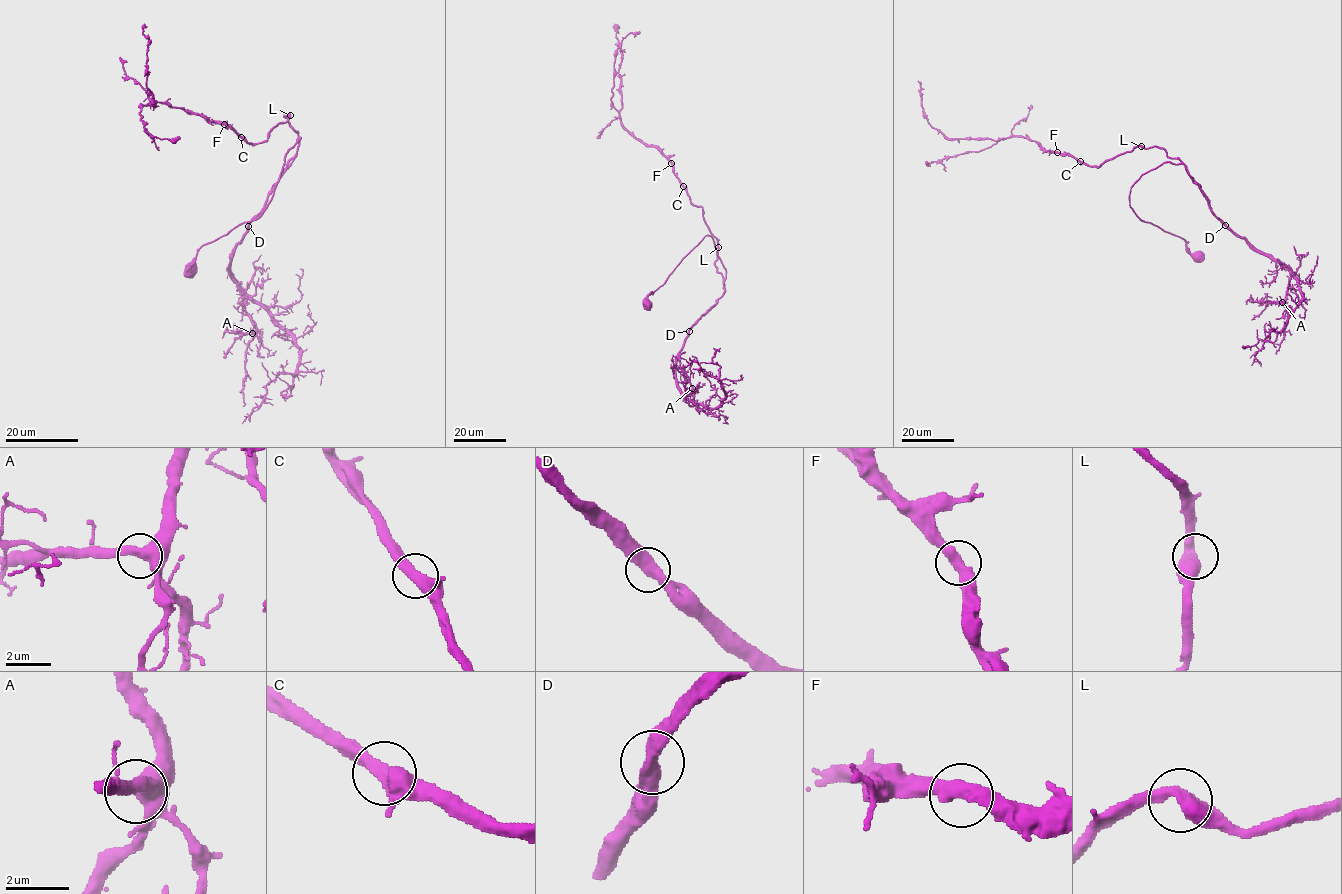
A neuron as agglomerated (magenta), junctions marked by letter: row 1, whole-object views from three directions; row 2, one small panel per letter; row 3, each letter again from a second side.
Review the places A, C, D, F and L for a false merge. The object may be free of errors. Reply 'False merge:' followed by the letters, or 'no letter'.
False merge: no letter

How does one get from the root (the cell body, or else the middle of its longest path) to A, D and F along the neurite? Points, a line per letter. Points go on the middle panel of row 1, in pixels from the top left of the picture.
A: (647, 305), (710, 236), (725, 291), (676, 360), (676, 386), (684, 396), (692, 388)
D: (647, 305), (647, 297), (708, 235), (726, 270), (725, 291), (688, 330)
F: (647, 305), (647, 297), (707, 235), (726, 277), (724, 287), (714, 264), (717, 239), (671, 163)

